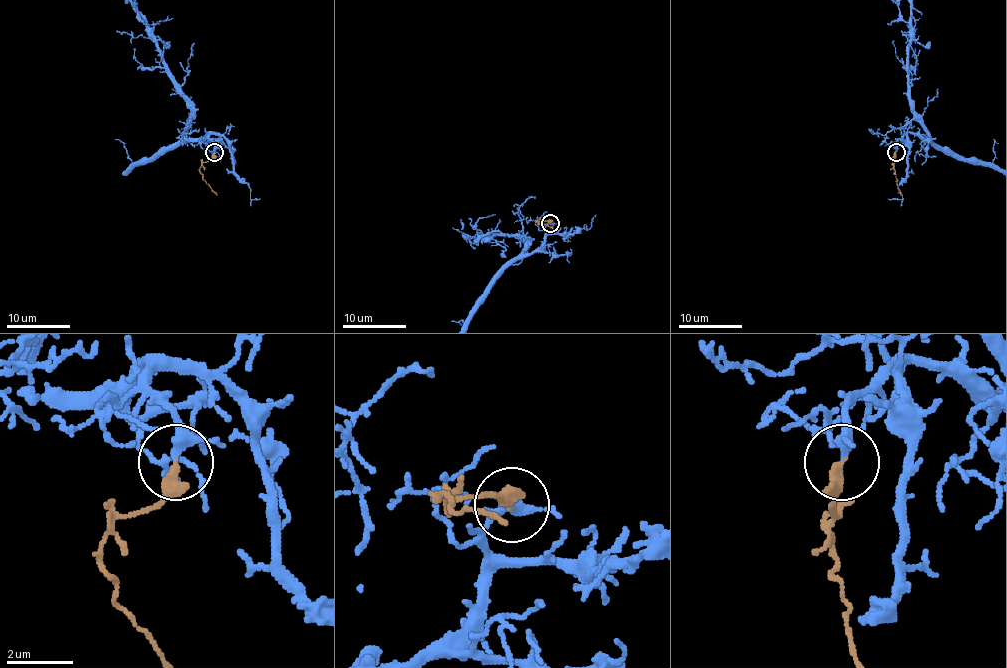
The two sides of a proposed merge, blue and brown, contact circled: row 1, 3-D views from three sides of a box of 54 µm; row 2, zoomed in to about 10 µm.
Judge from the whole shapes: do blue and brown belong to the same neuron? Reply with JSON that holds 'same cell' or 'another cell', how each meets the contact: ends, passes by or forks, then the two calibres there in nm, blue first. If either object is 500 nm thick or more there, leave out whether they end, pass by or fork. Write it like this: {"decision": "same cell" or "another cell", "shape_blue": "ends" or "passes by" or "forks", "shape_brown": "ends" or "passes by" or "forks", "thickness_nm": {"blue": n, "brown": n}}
{"decision": "same cell", "shape_blue": "passes by", "shape_brown": "ends", "thickness_nm": {"blue": 240, "brown": 360}}

